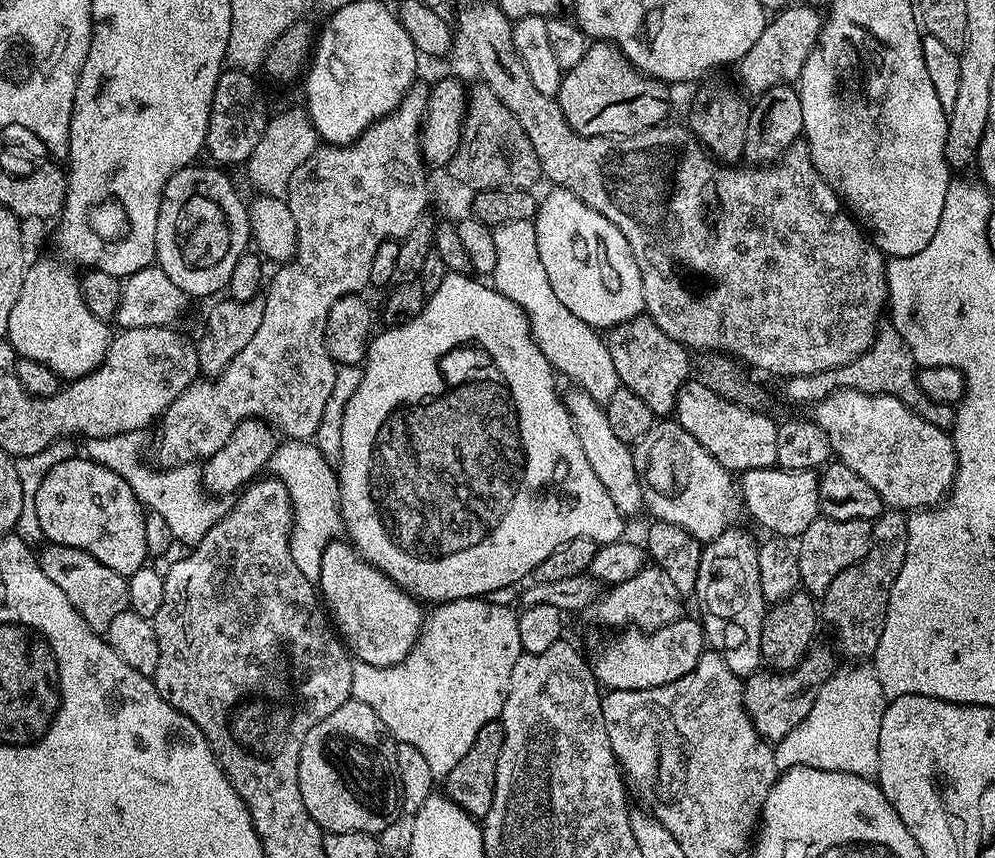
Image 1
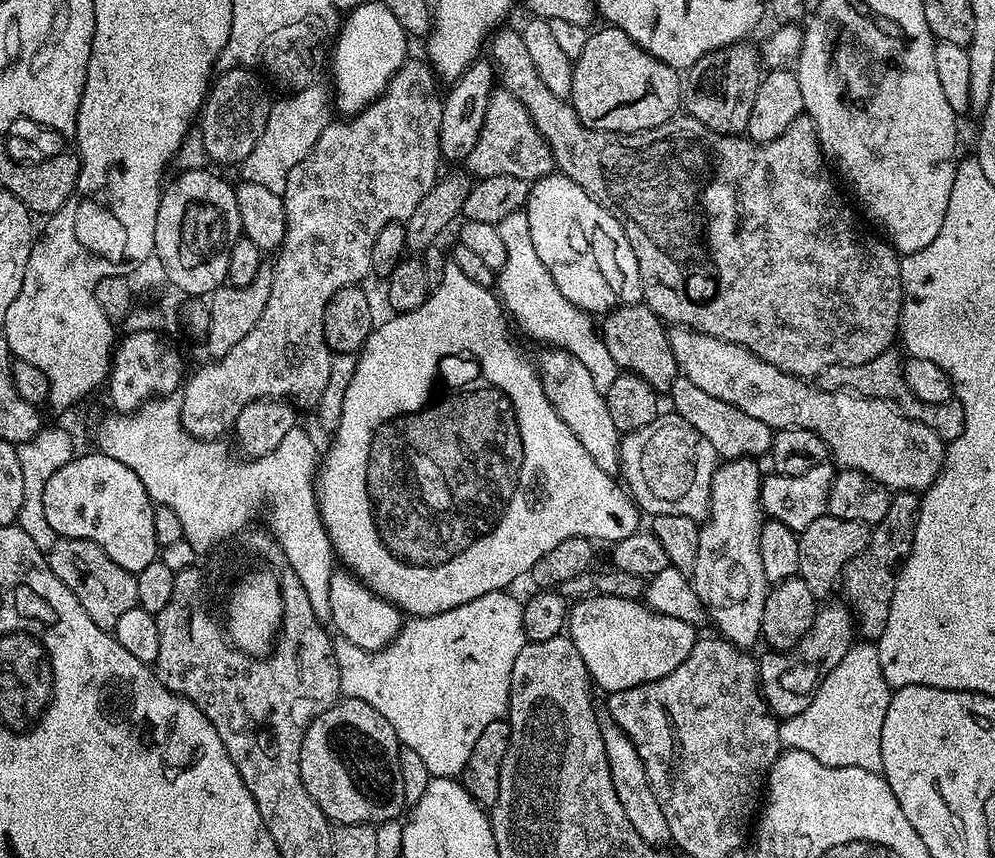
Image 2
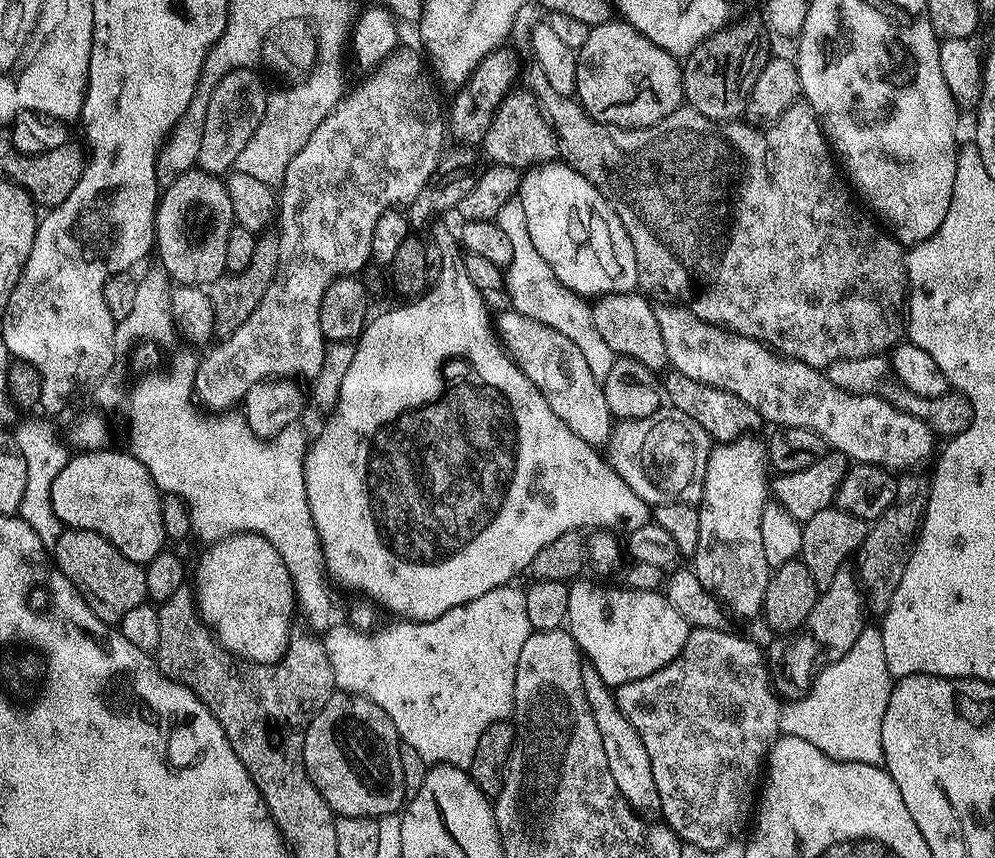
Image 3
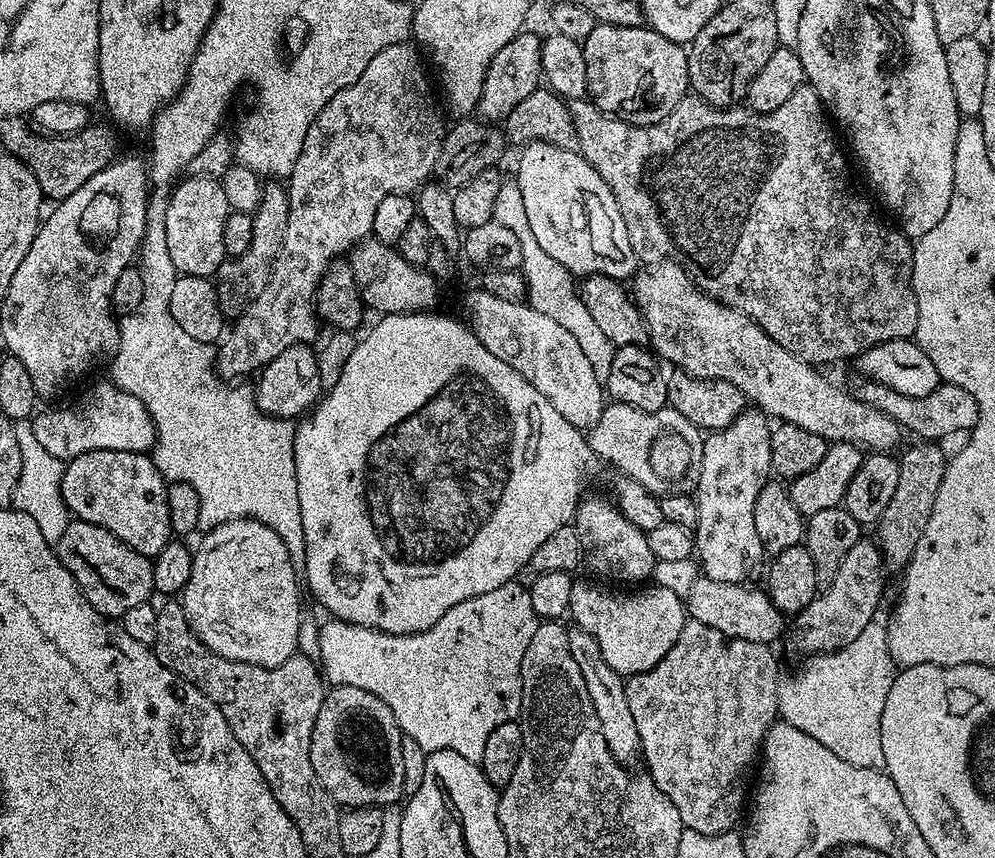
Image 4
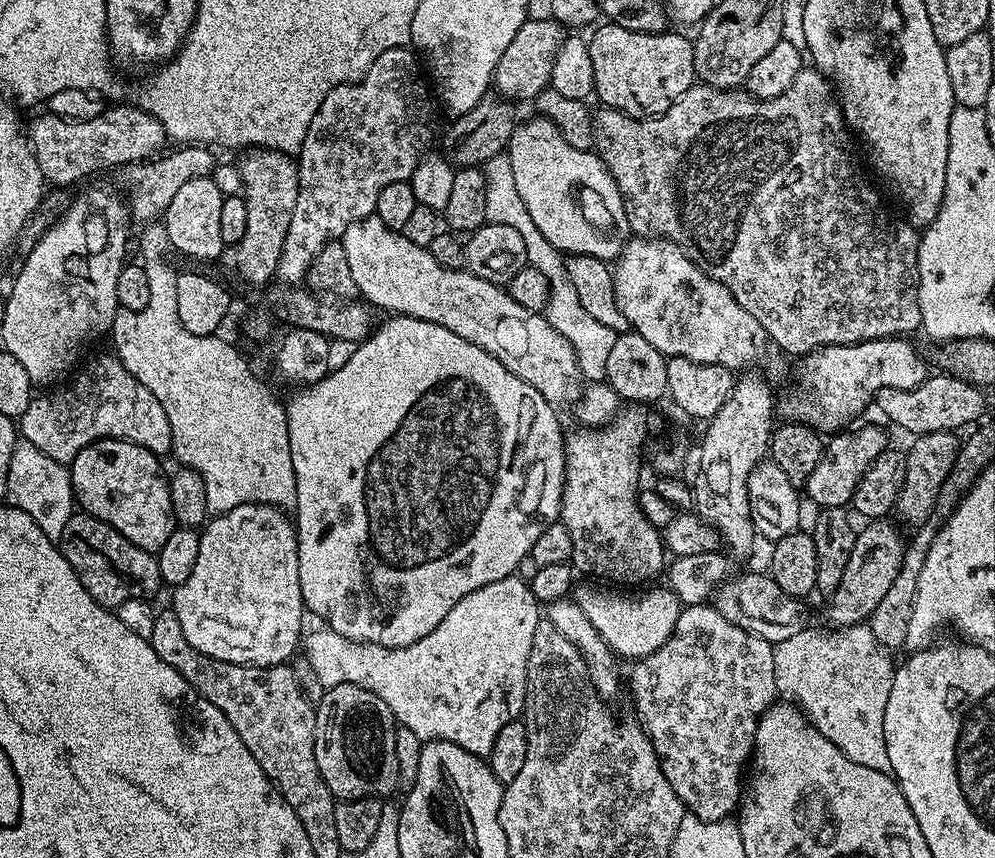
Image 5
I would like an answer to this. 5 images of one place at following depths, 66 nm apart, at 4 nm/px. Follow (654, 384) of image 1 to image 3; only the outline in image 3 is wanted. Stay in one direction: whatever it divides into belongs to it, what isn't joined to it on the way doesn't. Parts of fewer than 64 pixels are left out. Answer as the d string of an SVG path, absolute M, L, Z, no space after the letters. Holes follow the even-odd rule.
M639 291L630 292L611 292L605 296L597 296L591 301L592 313L594 314L594 326L598 330L598 335L610 346L610 350L617 356L629 356L644 366L653 370L660 370L668 364L668 355L666 354L666 342L662 342L662 330L658 326L656 317L656 308L644 296L639 296Z

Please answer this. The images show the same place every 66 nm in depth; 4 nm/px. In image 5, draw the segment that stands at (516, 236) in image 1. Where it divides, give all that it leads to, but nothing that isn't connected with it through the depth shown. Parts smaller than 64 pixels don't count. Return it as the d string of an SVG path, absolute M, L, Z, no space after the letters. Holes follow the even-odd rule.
M501 154L490 158L482 165L482 171L486 178L487 223L514 226L514 230L518 230L518 234L522 234L522 242L526 242L528 264L533 268L537 268L544 275L550 289L546 297L544 317L548 319L550 326L554 326L554 330L558 330L558 334L562 334L564 338L571 342L572 348L576 352L576 361L580 366L581 377L588 382L603 381L606 377L606 358L610 358L610 346L614 346L617 333L612 332L610 326L602 326L602 322L598 322L593 316L586 314L586 310L582 310L582 302L578 302L578 290L574 290L574 282L570 282L568 271L564 265L565 253L559 252L554 245L546 242L546 238L542 238L542 230L538 230L538 226L534 226L534 218L530 218L530 210L526 210L526 202L522 202L522 197L518 195L518 186L514 186L514 166L510 166L508 155Z

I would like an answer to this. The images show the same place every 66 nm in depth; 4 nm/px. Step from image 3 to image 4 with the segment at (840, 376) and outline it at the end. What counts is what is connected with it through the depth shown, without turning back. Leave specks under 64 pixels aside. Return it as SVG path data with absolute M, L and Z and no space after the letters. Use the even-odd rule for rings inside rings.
M864 383L868 384L858 389L860 399L874 406L874 410L882 410L882 414L894 418L894 422L898 422L905 433L913 432L921 441L940 442L943 436L952 436L955 432L967 433L978 422L978 402L969 392L962 390L962 386L941 383L939 388L924 398L910 398L906 394L898 394L898 390L888 384Z

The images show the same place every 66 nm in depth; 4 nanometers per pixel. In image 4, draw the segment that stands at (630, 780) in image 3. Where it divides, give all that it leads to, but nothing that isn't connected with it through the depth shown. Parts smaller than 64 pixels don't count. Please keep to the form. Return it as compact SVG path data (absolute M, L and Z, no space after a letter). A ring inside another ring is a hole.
M572 626L567 629L565 636L569 643L570 654L573 655L579 673L586 682L587 694L594 705L599 728L602 730L602 736L606 740L607 746L610 747L612 756L618 761L629 762L628 760L635 755L636 757L639 755L640 739L630 706L627 705L625 679L607 665L606 658L603 657L602 650L599 649L598 642L594 640L592 634Z

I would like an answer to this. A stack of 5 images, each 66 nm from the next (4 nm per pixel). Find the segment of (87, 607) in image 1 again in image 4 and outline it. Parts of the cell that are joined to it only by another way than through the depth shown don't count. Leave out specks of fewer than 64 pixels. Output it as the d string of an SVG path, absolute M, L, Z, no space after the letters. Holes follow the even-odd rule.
M69 519L62 538L54 545L56 557L70 570L72 577L84 591L84 597L101 614L122 618L133 606L149 603L154 596L154 570L149 557L138 554L126 542L114 538L110 530L94 526L94 522Z

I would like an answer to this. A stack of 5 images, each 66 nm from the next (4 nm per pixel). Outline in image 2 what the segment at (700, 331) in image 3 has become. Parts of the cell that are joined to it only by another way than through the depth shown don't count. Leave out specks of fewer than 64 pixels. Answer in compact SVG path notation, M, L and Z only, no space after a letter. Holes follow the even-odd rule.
M679 326L669 327L668 341L670 342L670 350L674 354L678 365L679 375L685 380L694 382L694 386L698 386L698 390L706 390L706 394L714 394L714 398L722 398L722 402L730 402L730 406L738 406L738 410L742 410L742 414L750 414L750 418L758 418L758 422L766 422L766 426L770 429L801 428L802 430L814 430L814 434L818 434L818 438L822 438L822 442L826 442L829 453L831 453L833 457L837 456L837 458L841 460L841 465L843 465L844 468L858 470L862 474L866 474L870 478L882 482L890 490L903 490L917 494L923 493L936 481L938 474L944 469L945 441L941 440L938 434L934 434L934 430L930 430L930 426L926 426L917 420L911 420L910 417L905 416L895 404L887 400L878 400L863 394L853 394L848 390L830 392L820 386L815 388L815 386L812 385L815 383L809 382L807 379L799 376L791 376L788 372L778 370L778 366L770 366L762 358L758 358L758 354L754 354L748 348L743 348L737 344L728 344L725 340L719 340L710 334L696 332L692 328L682 328Z

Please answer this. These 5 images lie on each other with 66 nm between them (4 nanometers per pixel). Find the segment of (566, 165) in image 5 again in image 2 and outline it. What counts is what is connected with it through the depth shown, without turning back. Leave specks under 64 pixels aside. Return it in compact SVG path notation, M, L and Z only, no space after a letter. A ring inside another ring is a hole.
M559 174L543 176L531 185L526 211L530 239L534 242L534 250L538 250L538 258L542 258L546 270L550 270L550 278L554 278L558 290L562 290L574 306L589 314L603 314L625 304L641 303L638 258L634 258L634 250L622 226L598 202L594 202L578 182Z

